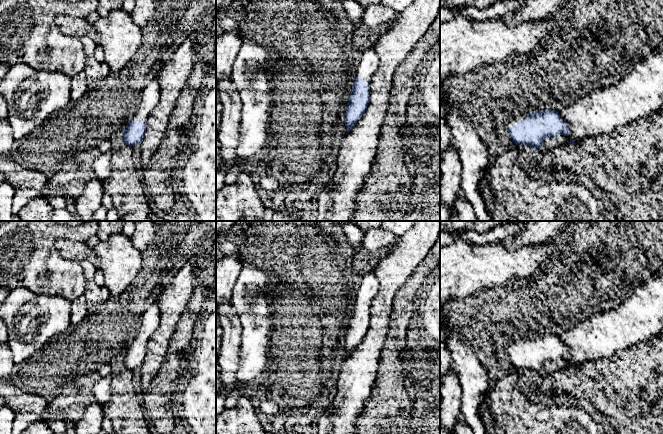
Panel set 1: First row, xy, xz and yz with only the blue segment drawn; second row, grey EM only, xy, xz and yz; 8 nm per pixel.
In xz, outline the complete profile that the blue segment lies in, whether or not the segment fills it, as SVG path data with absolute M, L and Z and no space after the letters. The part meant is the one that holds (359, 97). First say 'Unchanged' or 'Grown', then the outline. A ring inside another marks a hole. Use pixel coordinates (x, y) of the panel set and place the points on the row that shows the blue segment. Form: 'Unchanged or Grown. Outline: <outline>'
Grown. Outline: M371 46L362 53L346 104L344 123L349 132L367 109L370 100L370 83L378 65L378 55L374 46Z

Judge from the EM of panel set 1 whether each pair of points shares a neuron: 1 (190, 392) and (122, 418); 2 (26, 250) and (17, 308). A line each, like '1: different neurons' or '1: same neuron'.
1: different neurons
2: different neurons

